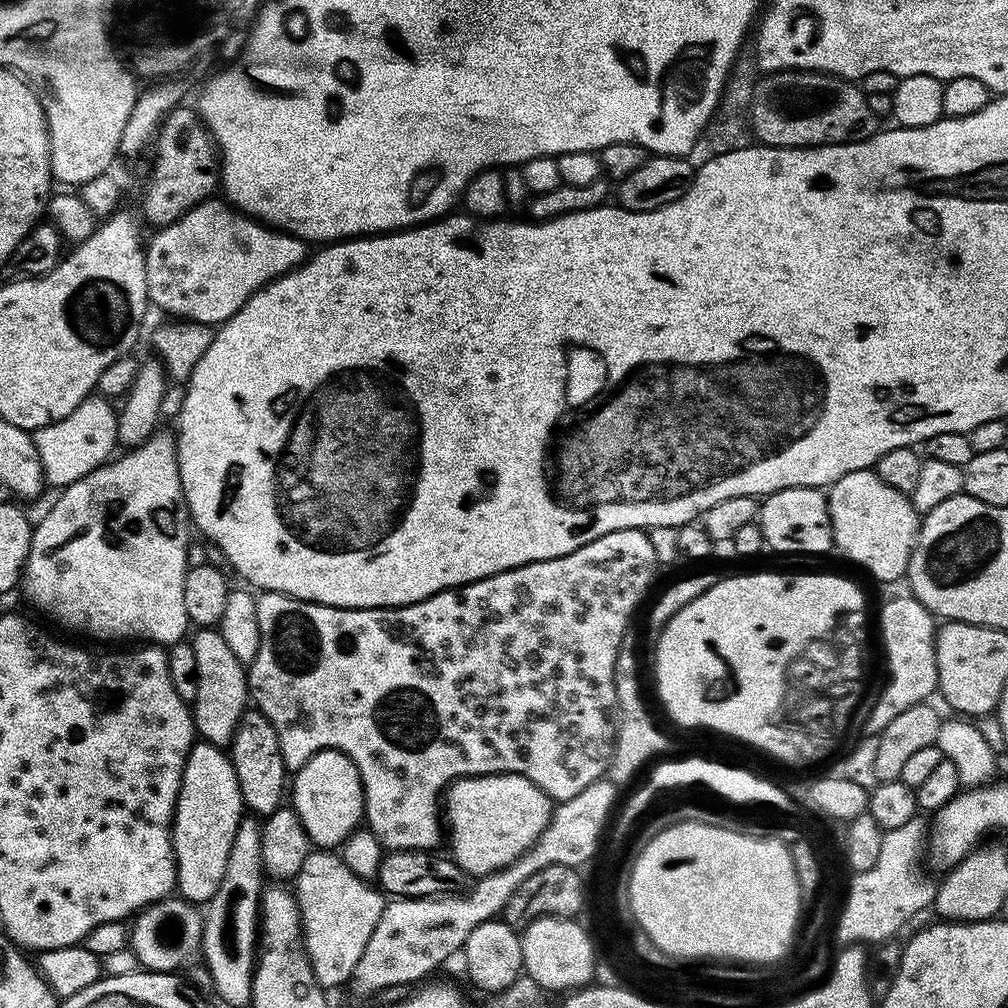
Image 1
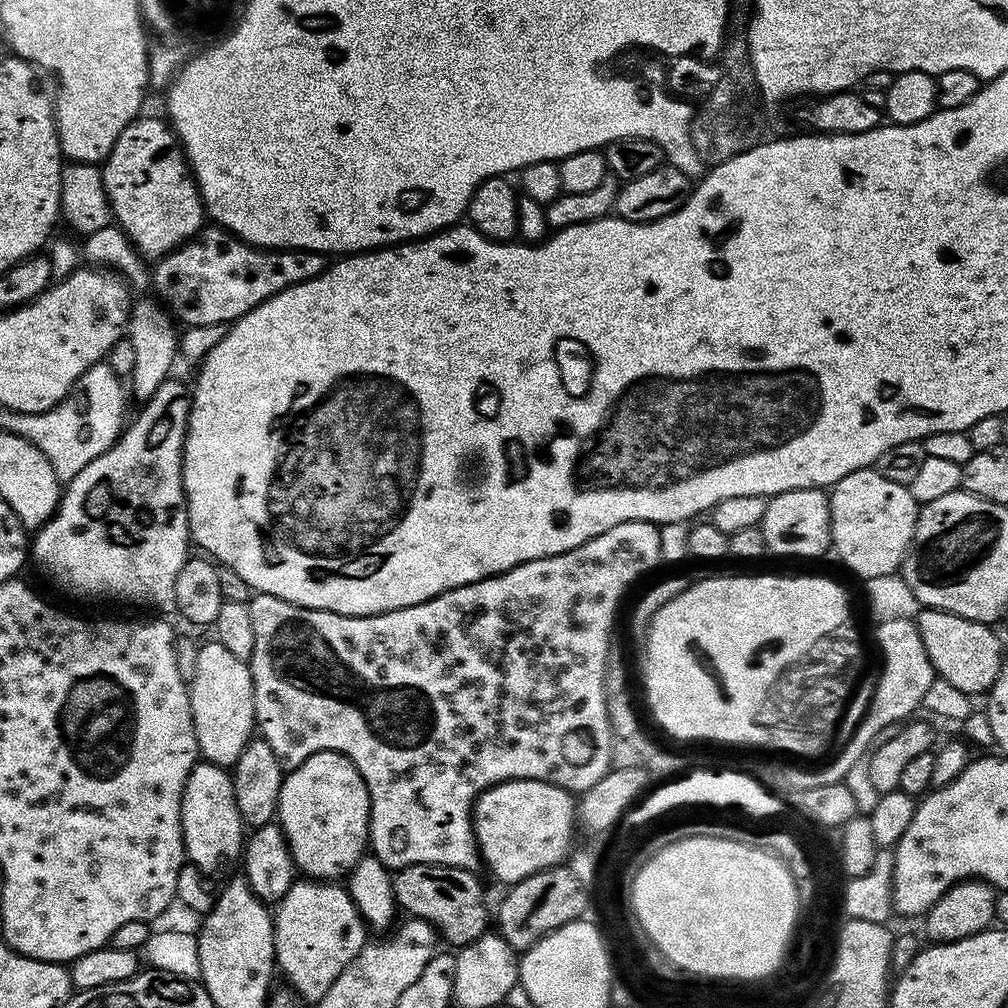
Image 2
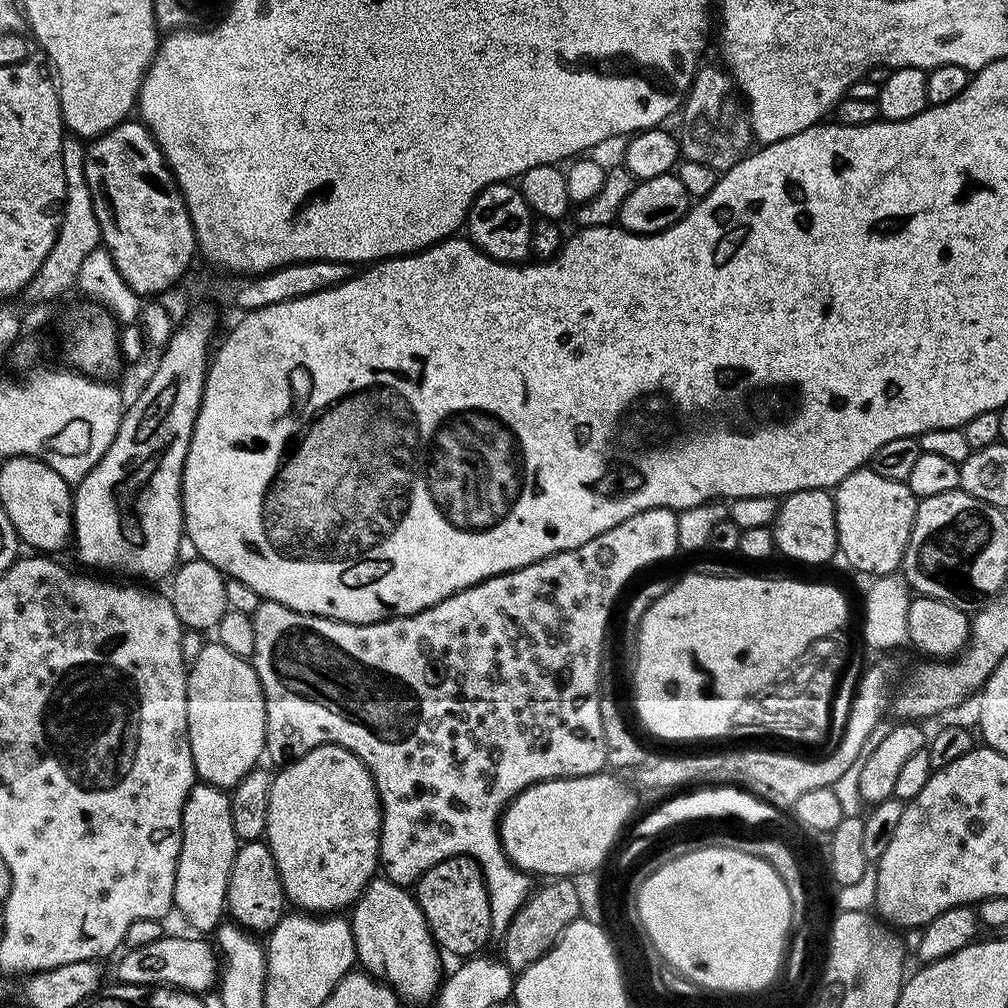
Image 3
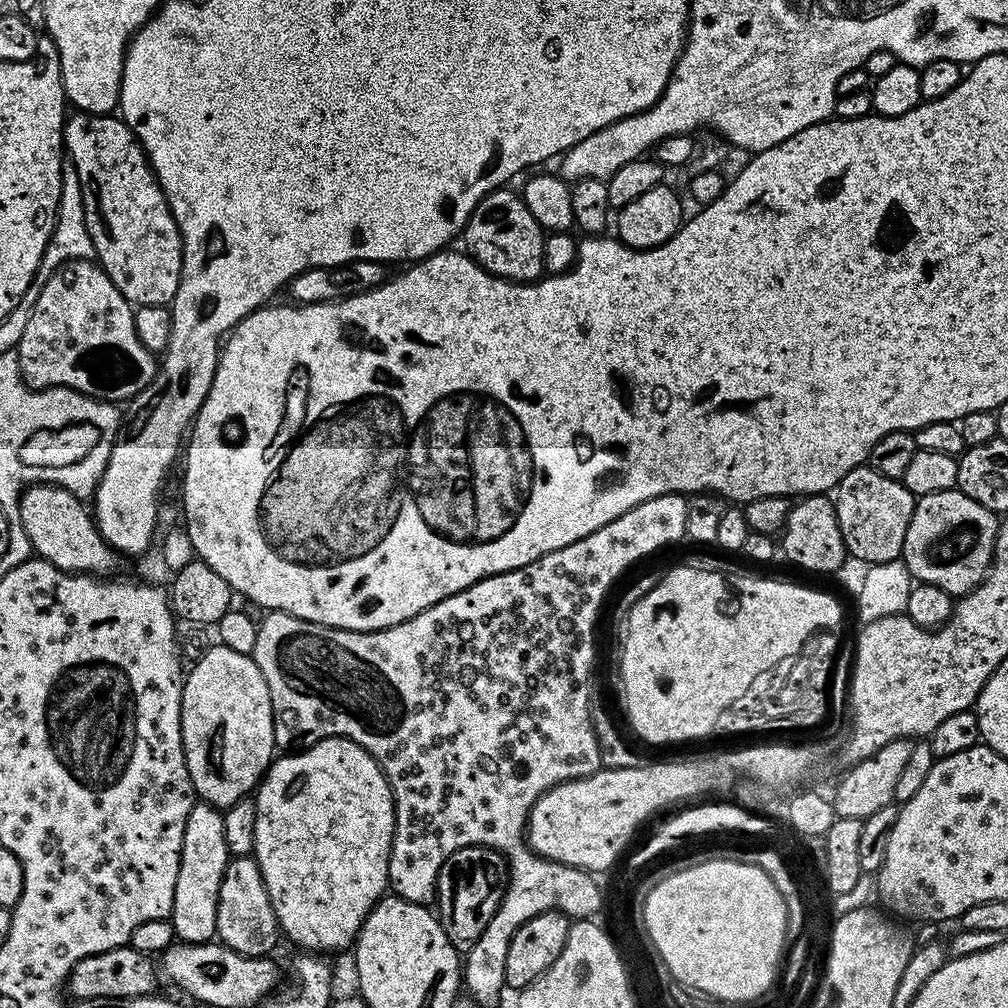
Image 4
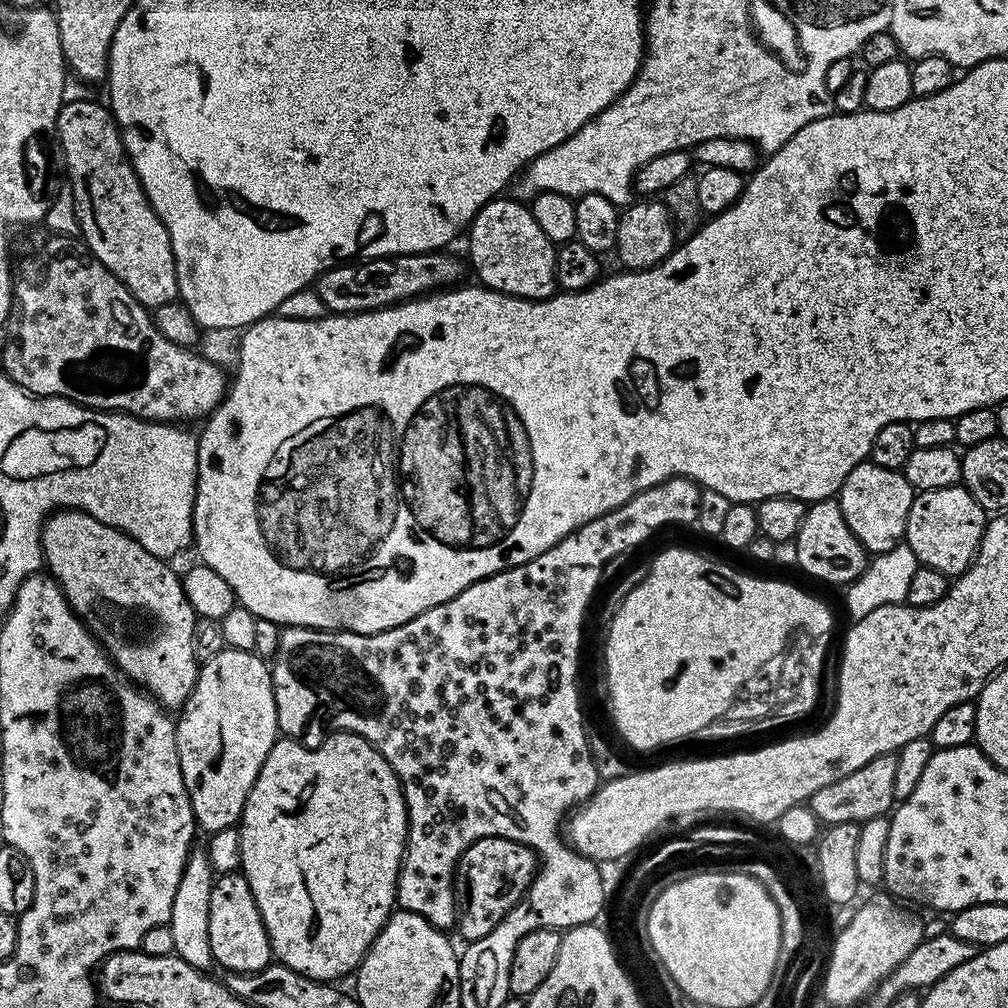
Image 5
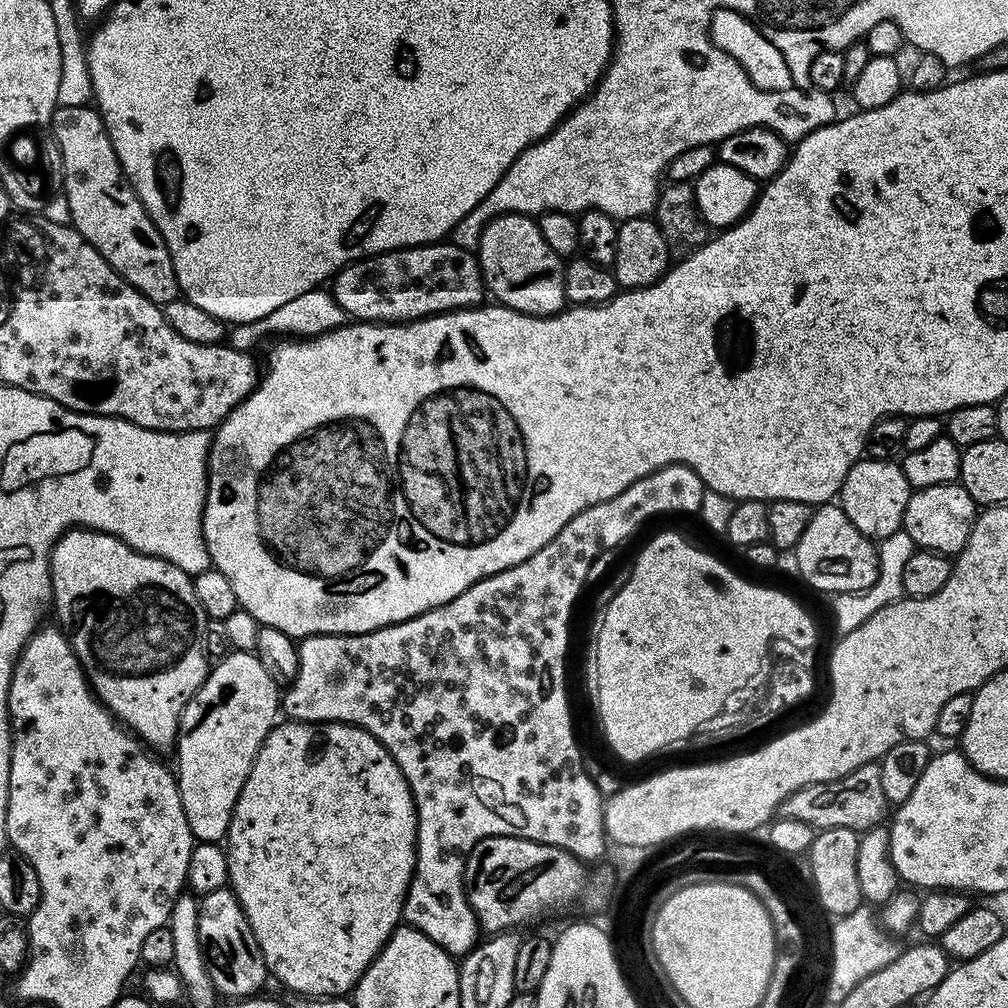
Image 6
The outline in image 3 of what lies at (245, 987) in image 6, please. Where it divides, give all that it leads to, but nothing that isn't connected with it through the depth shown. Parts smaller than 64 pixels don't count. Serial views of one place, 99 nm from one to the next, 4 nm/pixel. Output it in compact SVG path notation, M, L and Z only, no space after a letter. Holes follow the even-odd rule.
M246 840L237 847L234 866L230 870L226 912L241 928L253 934L267 934L278 926L286 914L284 887L274 862L274 854L264 840Z

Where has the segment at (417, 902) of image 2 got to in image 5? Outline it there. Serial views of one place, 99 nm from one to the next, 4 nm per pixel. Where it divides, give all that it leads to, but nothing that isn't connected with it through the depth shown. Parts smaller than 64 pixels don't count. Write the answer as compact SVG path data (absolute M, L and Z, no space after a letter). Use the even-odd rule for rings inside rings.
M487 836L474 842L456 863L456 877L453 879L453 902L456 904L455 931L460 931L464 942L486 938L486 934L490 934L490 930L494 930L494 926L498 926L498 922L502 922L502 918L506 918L506 914L510 914L510 910L518 906L518 902L537 875L538 857L528 844L514 842L505 836Z

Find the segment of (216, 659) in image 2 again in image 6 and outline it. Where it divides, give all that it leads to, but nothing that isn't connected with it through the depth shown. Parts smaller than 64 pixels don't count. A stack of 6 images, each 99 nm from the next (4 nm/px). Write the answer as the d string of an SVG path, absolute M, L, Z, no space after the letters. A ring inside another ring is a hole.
M229 651L209 671L208 677L190 698L186 710L180 719L180 733L176 735L174 753L174 775L176 785L182 798L182 811L186 813L186 822L190 822L193 841L215 844L223 841L228 835L228 827L234 814L234 806L238 802L238 794L242 794L242 786L250 774L250 766L254 766L254 758L272 729L278 723L278 713L282 708L282 692L266 674L266 666L251 652Z

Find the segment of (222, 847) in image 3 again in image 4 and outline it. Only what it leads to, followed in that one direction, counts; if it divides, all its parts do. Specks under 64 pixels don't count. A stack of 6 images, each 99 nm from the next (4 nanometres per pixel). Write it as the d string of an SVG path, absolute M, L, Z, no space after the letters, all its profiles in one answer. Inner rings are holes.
M203 802L193 803L186 818L186 834L182 834L178 882L174 886L170 917L177 941L186 944L207 944L216 936L218 890L222 886L222 874L229 859L221 809Z

